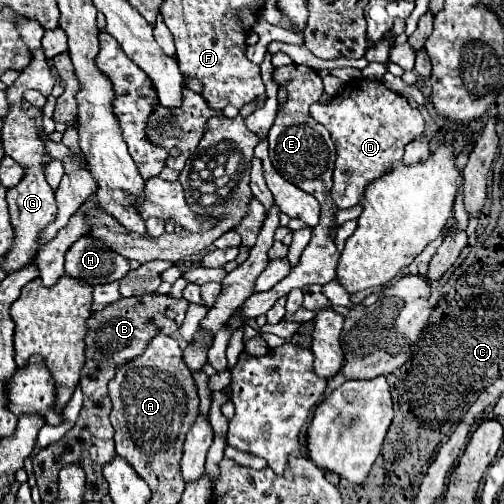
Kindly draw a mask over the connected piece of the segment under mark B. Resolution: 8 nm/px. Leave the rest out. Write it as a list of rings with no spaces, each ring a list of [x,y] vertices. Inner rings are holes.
[[[144,294],[144,296],[130,296],[120,298],[114,304],[104,306],[102,310],[94,310],[88,318],[88,332],[86,332],[86,364],[80,372],[80,388],[84,394],[84,406],[76,424],[68,430],[68,434],[38,450],[32,458],[34,476],[38,480],[38,490],[42,500],[54,502],[58,498],[58,472],[66,464],[78,464],[86,474],[86,488],[84,488],[84,502],[102,500],[108,494],[108,484],[102,476],[102,464],[106,464],[114,452],[114,430],[110,424],[110,398],[108,398],[108,382],[114,376],[114,370],[132,358],[140,356],[148,342],[158,336],[166,334],[172,336],[178,330],[178,324],[184,320],[184,312],[188,308],[186,298],[174,298],[170,294]]]

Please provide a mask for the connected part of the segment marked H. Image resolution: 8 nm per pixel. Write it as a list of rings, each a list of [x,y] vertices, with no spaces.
[[[82,236],[68,248],[66,276],[80,280],[90,286],[100,286],[108,282],[116,282],[128,274],[128,260],[114,250],[110,250],[102,240],[94,240],[92,236]]]

